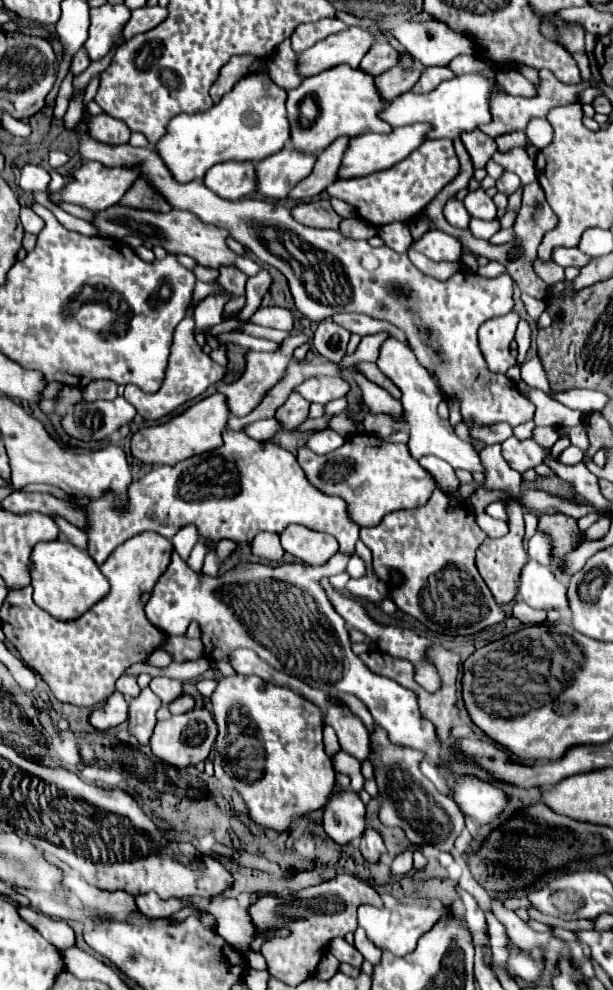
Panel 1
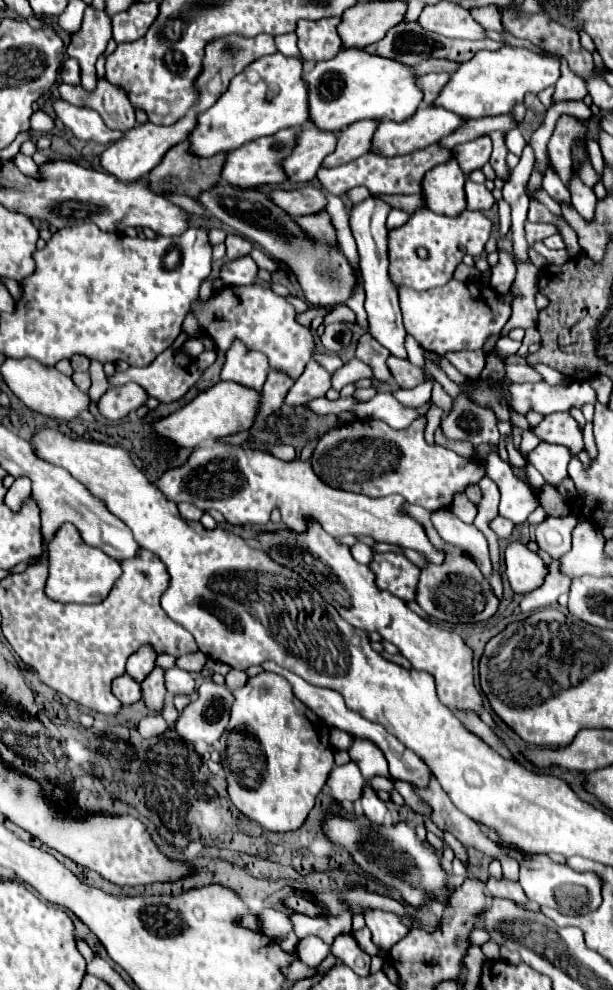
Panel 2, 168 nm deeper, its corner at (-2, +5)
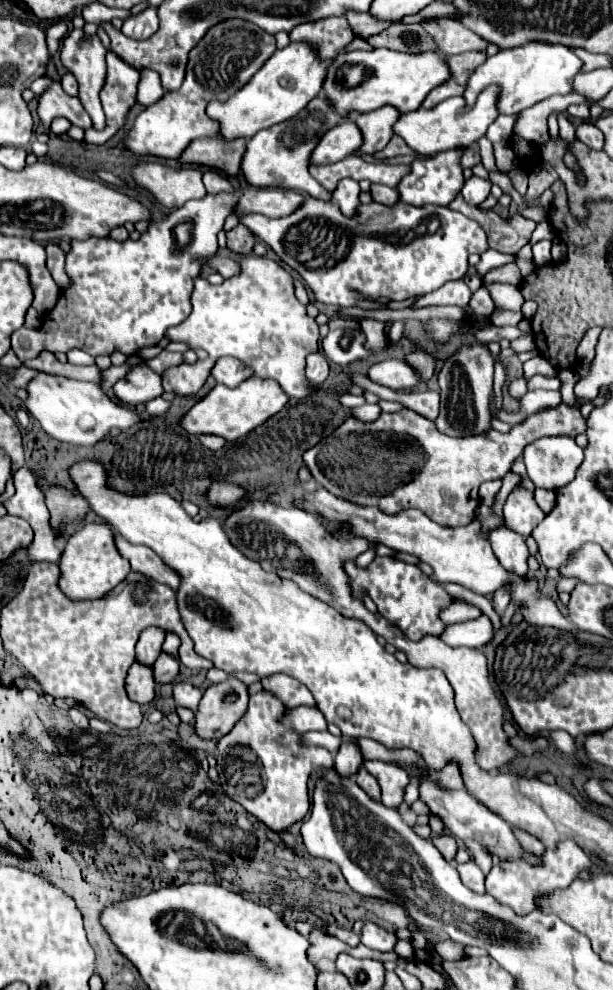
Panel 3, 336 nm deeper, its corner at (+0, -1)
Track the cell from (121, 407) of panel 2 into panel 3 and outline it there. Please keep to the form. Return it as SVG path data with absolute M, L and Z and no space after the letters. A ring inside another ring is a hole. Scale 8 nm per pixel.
M144 360L130 368L130 372L114 384L114 394L122 404L136 406L144 404L156 396L160 396L162 390L162 376L154 372Z

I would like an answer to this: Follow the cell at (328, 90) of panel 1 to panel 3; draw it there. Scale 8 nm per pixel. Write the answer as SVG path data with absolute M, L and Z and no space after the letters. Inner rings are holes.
M378 48L378 50L370 50L370 52L354 50L354 52L346 52L346 54L336 56L328 68L322 90L324 90L326 98L334 104L338 114L342 114L342 116L346 116L352 110L370 112L370 110L376 110L384 104L392 104L402 114L406 114L406 112L418 110L422 100L426 98L426 94L430 90L434 90L436 86L444 84L446 80L450 80L450 70L446 64L446 56L442 56L440 52L406 54L406 52L394 52L388 48ZM344 64L348 64L348 66L364 64L364 68L366 68L364 82L354 88L346 88L344 86L344 82L346 82Z

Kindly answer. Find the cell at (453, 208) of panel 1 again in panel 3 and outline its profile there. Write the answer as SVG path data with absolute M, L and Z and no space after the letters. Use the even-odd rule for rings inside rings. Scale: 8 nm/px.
M452 148L446 152L440 152L428 160L414 160L410 164L410 172L398 182L398 194L400 200L412 206L424 206L424 204L438 204L438 206L448 206L454 196L460 192L464 184L462 168L460 168L460 148Z

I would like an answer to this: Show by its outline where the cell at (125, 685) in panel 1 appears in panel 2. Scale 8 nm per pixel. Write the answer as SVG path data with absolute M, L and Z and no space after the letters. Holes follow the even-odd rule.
M142 646L138 652L134 652L126 662L126 672L136 678L136 682L142 682L152 670L154 670L156 654L150 646Z

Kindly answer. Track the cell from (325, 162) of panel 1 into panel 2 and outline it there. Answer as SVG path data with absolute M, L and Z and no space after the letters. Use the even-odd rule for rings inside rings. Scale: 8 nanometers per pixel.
M364 120L364 122L354 122L352 126L342 130L336 150L332 154L328 154L328 158L324 158L322 168L342 166L342 164L348 164L348 162L360 158L362 154L366 154L370 150L370 140L372 140L376 126L378 126L378 122Z

